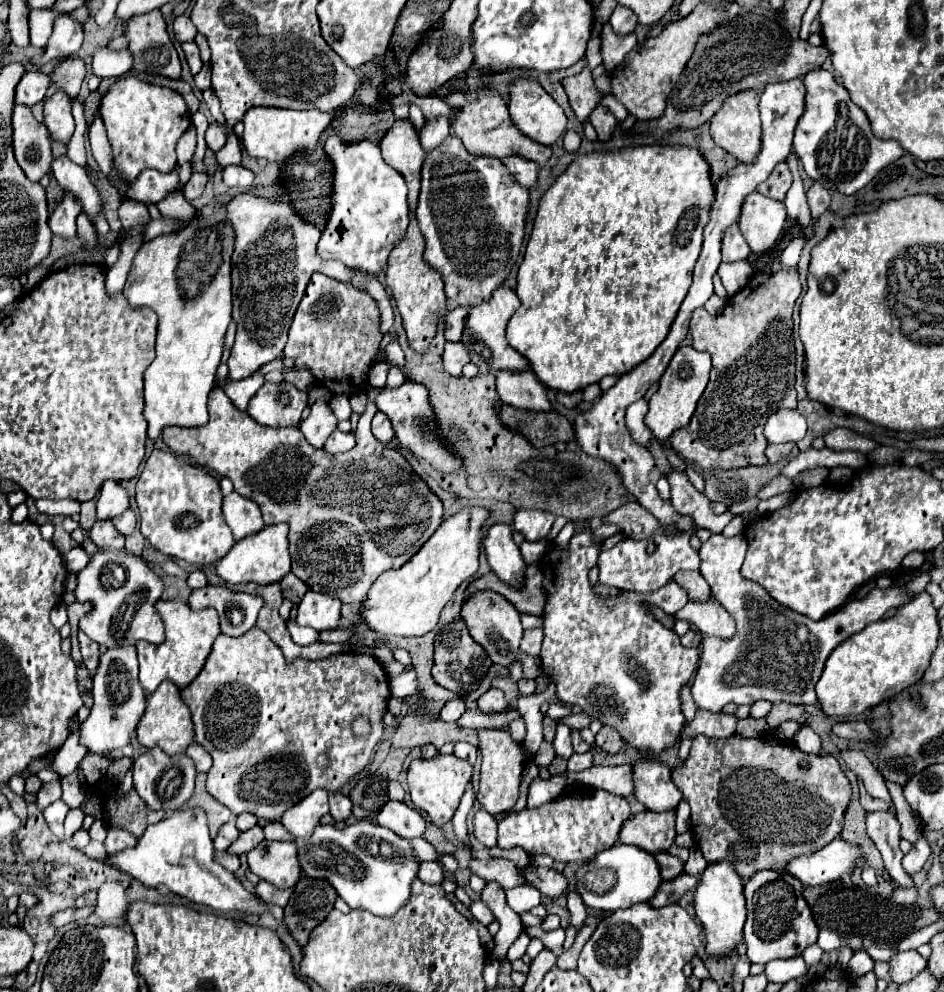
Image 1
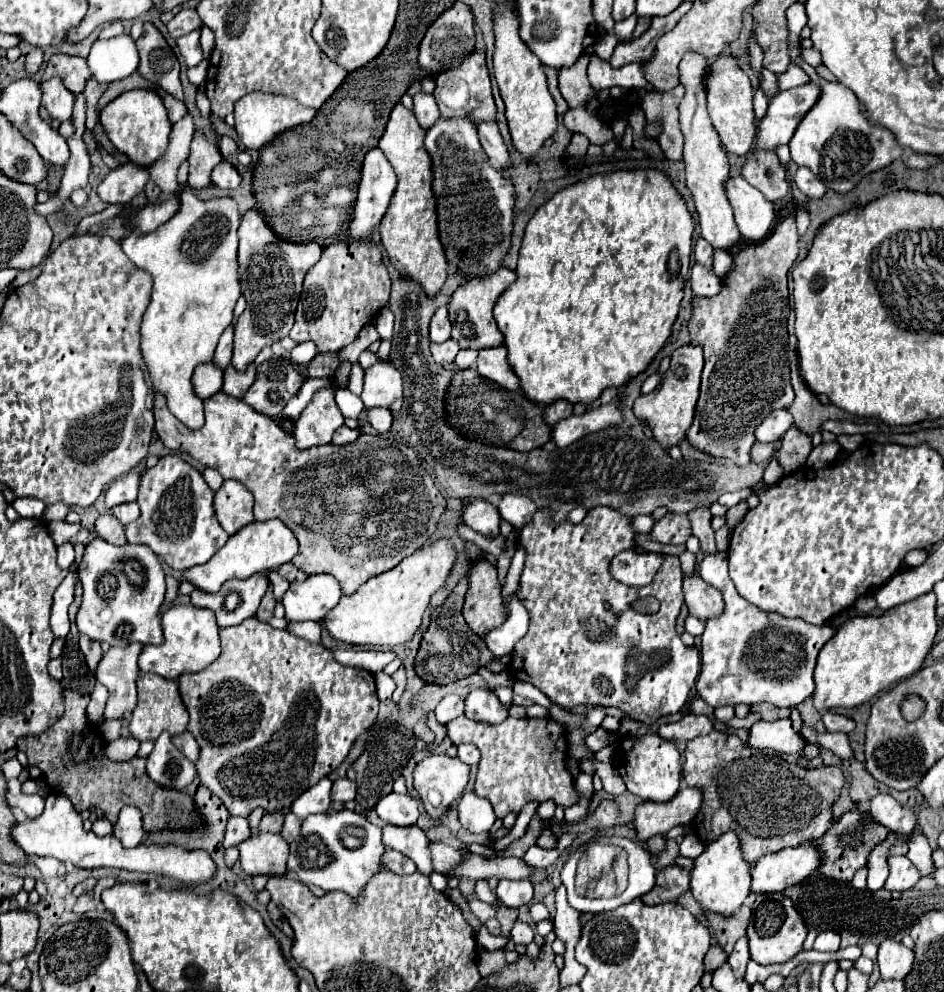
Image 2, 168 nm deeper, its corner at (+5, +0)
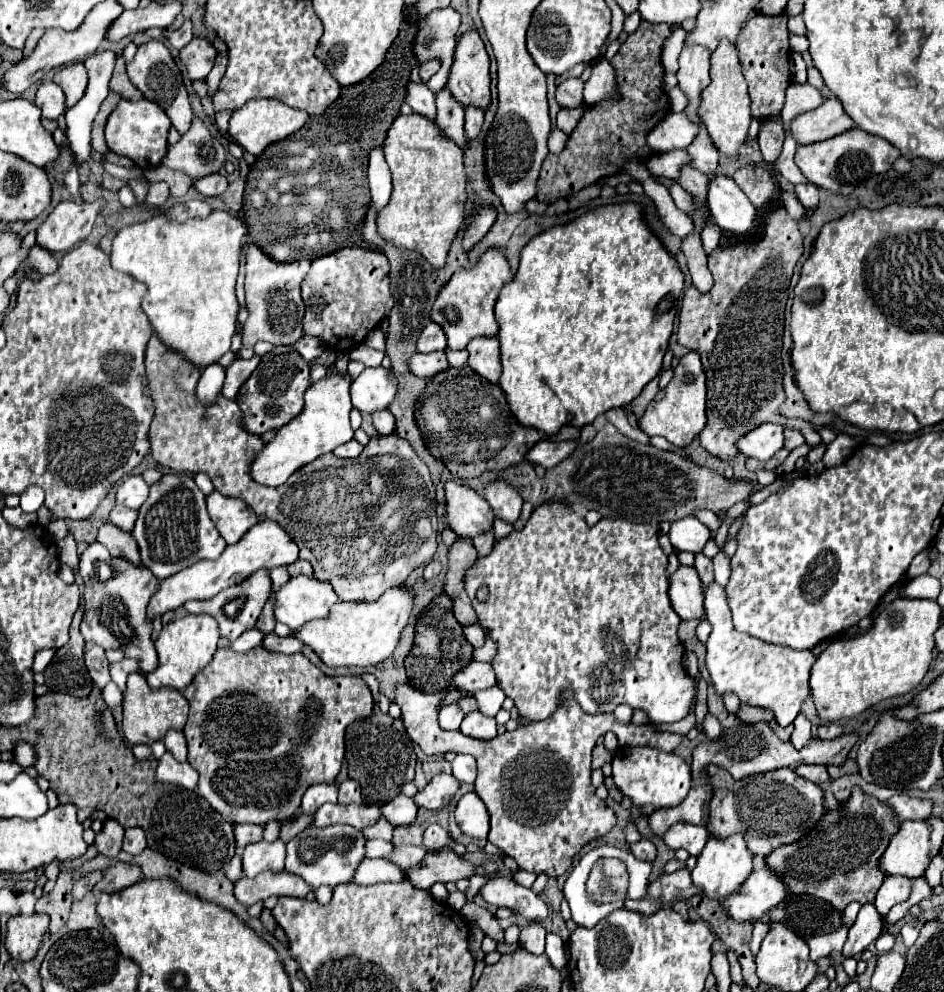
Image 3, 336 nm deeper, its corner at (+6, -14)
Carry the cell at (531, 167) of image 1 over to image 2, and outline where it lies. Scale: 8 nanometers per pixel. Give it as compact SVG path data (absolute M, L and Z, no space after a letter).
M480 124L478 136L480 136L480 144L482 144L484 152L488 154L490 162L494 166L500 166L506 170L510 166L510 152L498 132L498 126L496 124Z

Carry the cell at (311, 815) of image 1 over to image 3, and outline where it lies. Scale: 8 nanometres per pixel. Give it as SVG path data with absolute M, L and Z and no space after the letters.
M313 784L309 786L309 790L305 792L305 798L303 798L303 812L315 812L317 808L321 808L323 804L327 802L337 802L337 784Z

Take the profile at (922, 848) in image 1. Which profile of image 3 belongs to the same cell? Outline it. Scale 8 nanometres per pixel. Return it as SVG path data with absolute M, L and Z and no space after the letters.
M891 876L887 878L875 898L875 908L881 916L885 916L895 904L907 900L911 894L911 880L905 876Z

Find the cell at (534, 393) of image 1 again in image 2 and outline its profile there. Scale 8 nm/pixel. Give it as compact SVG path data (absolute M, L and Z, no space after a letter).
M504 346L478 352L476 364L478 364L478 372L482 376L486 376L488 380L500 384L502 388L506 388L510 392L522 392L520 380L508 364L508 352Z

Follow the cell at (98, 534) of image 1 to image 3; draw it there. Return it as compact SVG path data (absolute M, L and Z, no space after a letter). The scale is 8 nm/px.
M105 522L99 528L99 536L97 540L107 546L109 554L115 558L125 558L129 562L133 562L135 566L141 566L141 558L139 558L139 546L135 542L135 538L129 532L123 532L121 528L117 528L111 522Z

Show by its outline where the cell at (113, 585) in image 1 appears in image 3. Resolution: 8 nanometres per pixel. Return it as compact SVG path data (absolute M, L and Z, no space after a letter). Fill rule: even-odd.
M99 542L89 544L79 556L79 574L85 582L85 616L81 622L81 634L87 642L95 642L97 646L121 648L127 658L139 662L143 674L149 674L157 668L157 652L151 640L151 622L147 618L147 604L151 594L157 590L157 578L145 570L145 566L133 566L131 562L109 556L105 546ZM105 562L111 566L113 576L107 582L101 582L97 576L99 564Z

